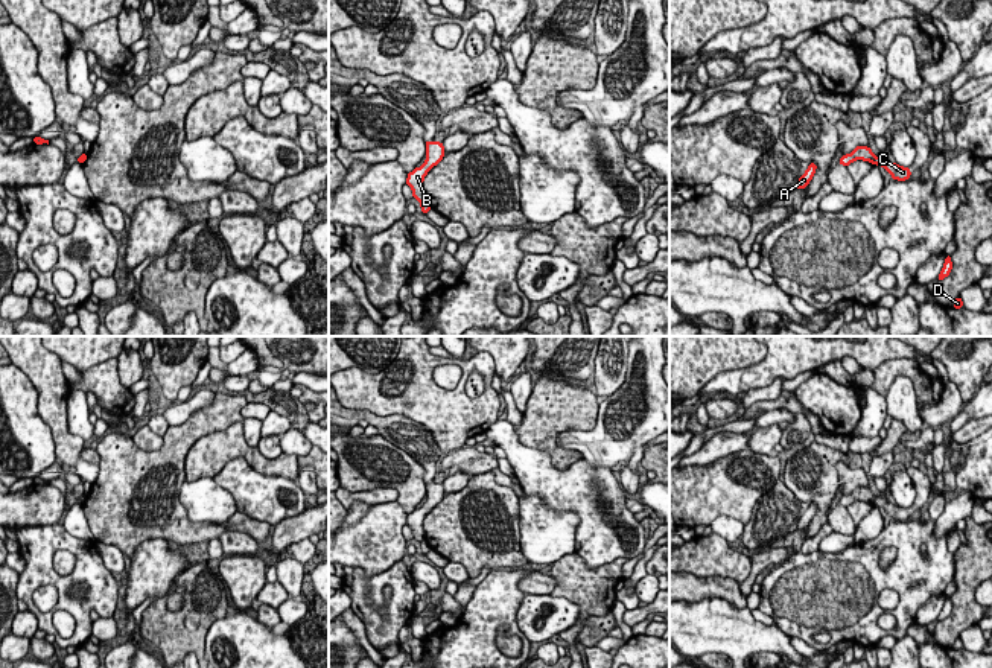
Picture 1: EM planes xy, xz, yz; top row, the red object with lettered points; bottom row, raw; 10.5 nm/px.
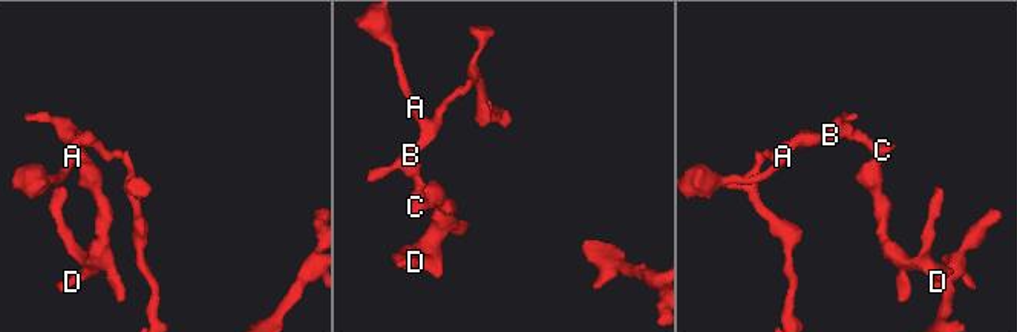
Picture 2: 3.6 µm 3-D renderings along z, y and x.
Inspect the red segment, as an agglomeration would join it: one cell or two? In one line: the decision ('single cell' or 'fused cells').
fused cells

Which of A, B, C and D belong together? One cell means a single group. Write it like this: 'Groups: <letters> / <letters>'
Groups: A B / C D

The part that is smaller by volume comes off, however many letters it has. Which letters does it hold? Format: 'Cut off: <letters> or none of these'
Cut off: C, D

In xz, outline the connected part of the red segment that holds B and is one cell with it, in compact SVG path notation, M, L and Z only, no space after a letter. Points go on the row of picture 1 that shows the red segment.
M424 142L426 145L426 161L421 167L415 167L408 173L406 184L412 189L412 196L418 201L424 199L423 180L426 173L437 166L444 157L443 142Z

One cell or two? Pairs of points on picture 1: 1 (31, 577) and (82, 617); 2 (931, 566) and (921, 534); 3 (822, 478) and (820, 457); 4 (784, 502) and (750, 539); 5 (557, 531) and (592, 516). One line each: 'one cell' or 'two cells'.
1: one cell
2: one cell
3: one cell
4: one cell
5: two cells

